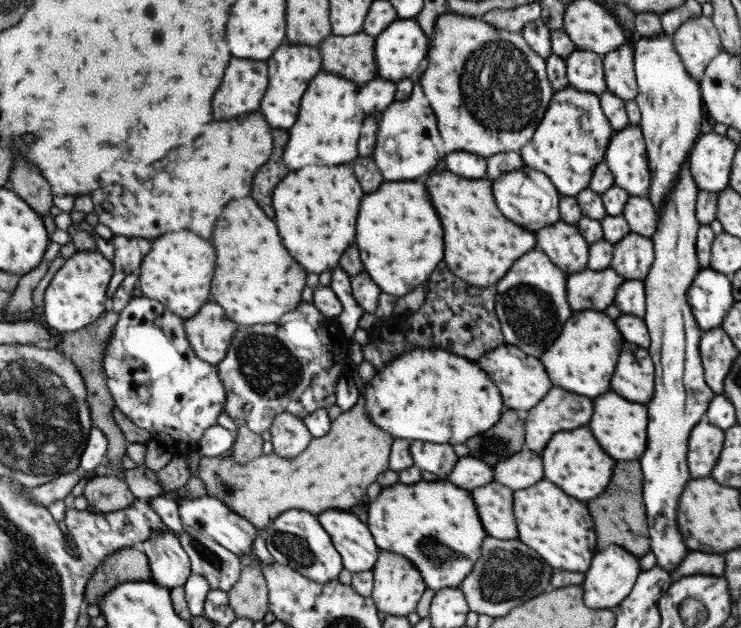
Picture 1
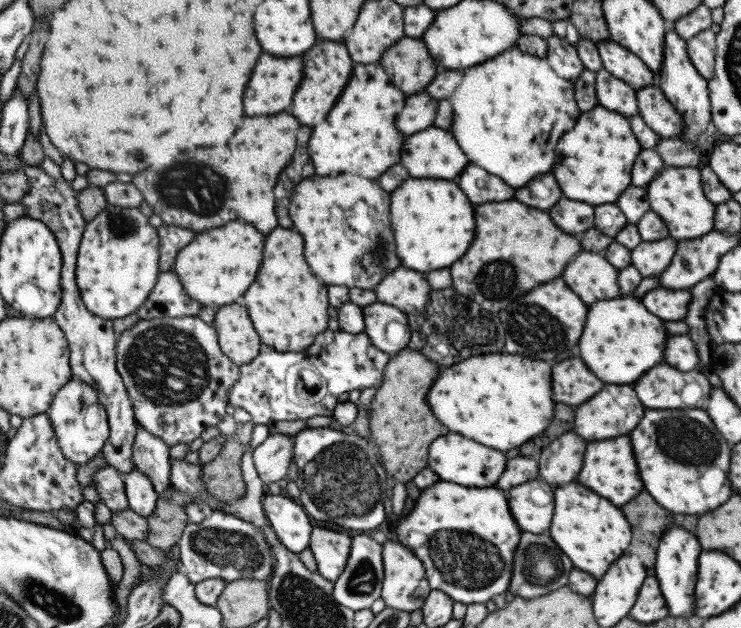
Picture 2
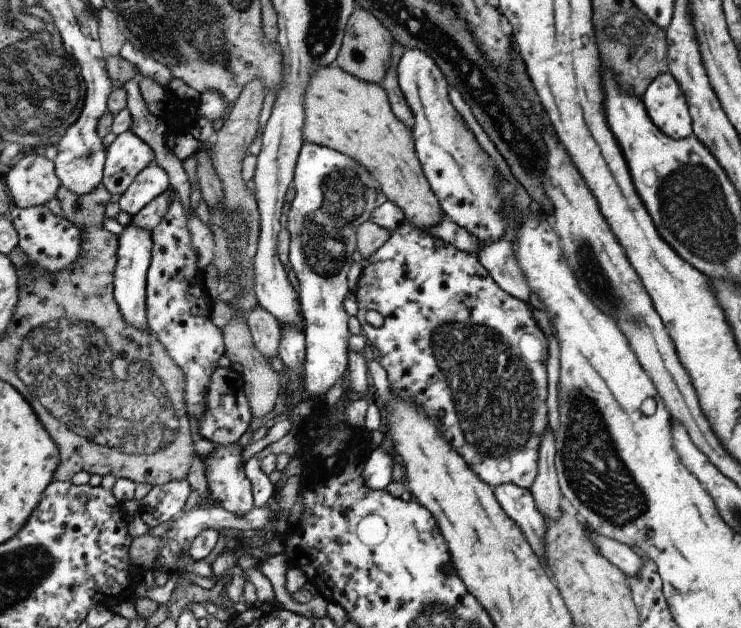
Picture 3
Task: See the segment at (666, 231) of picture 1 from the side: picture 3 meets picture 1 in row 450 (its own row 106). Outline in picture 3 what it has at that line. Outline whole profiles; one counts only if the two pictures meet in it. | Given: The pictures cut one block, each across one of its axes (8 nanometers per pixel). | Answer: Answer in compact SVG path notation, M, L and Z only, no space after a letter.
M659 74L643 92L641 102L645 106L651 122L669 138L683 140L693 134L691 116L685 102L685 96L675 82L675 78L667 74Z

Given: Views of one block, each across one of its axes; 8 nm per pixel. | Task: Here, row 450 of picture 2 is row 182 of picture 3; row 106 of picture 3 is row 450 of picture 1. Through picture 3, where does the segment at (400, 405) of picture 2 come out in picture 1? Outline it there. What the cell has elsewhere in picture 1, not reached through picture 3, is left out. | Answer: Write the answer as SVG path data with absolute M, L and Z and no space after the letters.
M349 358L349 366L351 366L351 374L349 378L355 382L357 390L359 390L359 398L357 404L349 410L343 412L331 428L331 434L323 436L323 438L315 438L311 442L311 446L307 448L305 454L301 454L299 458L283 458L279 454L265 454L249 464L239 464L233 454L229 458L209 458L209 456L201 456L199 458L199 478L205 480L207 486L207 496L213 496L221 502L225 502L227 506L231 506L237 514L241 514L243 518L247 518L249 522L253 522L259 530L267 530L275 518L279 518L281 514L289 512L289 510L305 510L311 514L321 516L327 510L337 510L337 508L351 508L355 506L363 496L365 496L365 488L375 482L377 474L381 474L383 470L389 468L389 456L391 456L391 442L393 438L389 436L389 432L377 428L371 424L371 416L367 416L365 412L365 394L363 394L363 382L357 374L357 366L351 362Z

